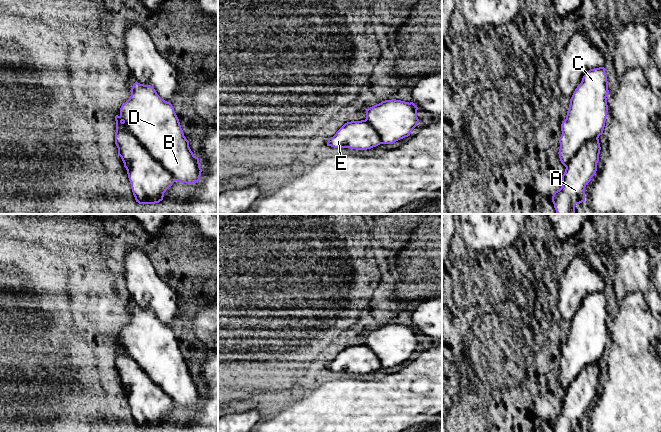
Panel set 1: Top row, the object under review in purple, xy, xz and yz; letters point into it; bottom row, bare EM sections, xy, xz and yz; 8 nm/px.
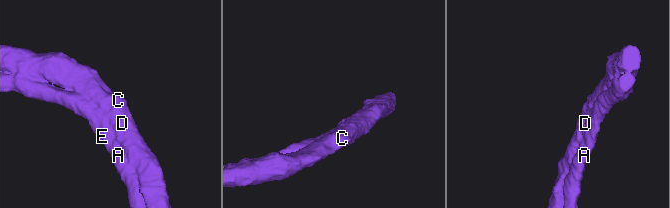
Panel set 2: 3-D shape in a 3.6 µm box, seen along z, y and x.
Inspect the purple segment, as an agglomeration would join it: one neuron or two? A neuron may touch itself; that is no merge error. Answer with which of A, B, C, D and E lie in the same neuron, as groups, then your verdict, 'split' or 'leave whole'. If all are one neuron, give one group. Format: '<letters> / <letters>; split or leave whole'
A E / B C D; split

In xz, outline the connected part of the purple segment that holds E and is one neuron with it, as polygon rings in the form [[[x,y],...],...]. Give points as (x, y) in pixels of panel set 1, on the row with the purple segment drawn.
[[[366,120],[345,123],[327,142],[327,146],[334,148],[356,150],[367,150],[380,144],[378,133]]]

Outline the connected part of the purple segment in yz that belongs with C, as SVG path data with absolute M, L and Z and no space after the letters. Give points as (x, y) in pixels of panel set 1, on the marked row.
M604 67L590 69L575 89L559 138L558 154L565 167L586 142L604 134L608 93Z

